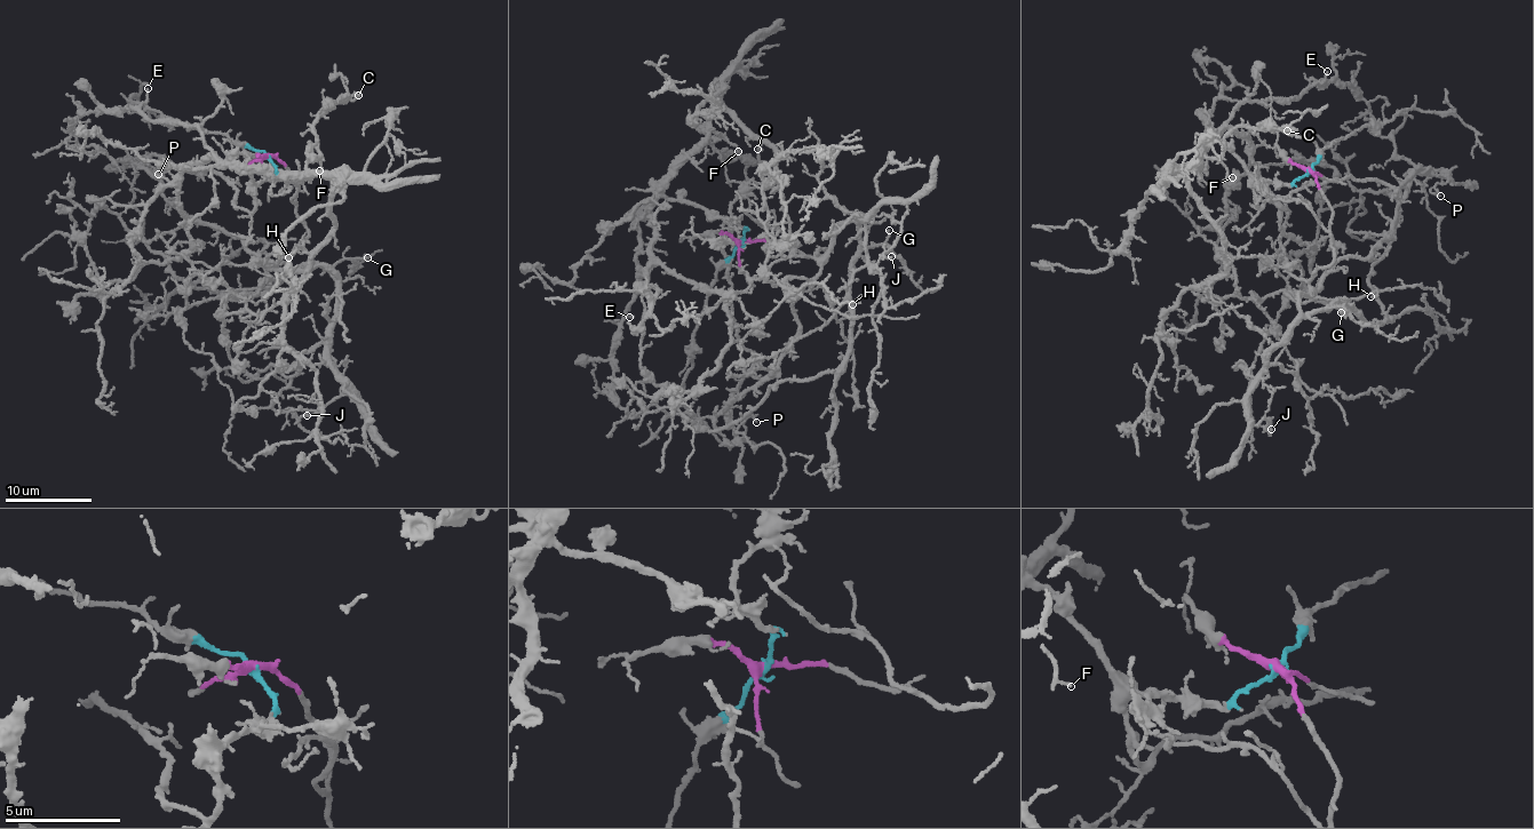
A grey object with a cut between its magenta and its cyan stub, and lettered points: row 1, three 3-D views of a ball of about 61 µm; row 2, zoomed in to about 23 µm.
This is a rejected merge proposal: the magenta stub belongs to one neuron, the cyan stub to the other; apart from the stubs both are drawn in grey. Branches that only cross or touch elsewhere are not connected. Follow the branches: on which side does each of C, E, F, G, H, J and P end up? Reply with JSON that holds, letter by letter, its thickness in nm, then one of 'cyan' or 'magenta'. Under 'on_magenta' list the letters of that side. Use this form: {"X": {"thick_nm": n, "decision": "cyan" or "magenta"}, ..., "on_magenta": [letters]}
{"C": {"thick_nm": 140, "decision": "cyan"}, "E": {"thick_nm": 120, "decision": "cyan"}, "F": {"thick_nm": 140, "decision": "cyan"}, "G": {"thick_nm": 140, "decision": "magenta"}, "H": {"thick_nm": 110, "decision": "cyan"}, "J": {"thick_nm": 130, "decision": "magenta"}, "P": {"thick_nm": 120, "decision": "cyan"}, "on_magenta": ["G", "J"]}

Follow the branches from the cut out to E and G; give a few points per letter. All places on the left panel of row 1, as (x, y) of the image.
E: (267, 156), (275, 166), (273, 175), (257, 184), (241, 168), (216, 158), (198, 128), (142, 113), (148, 88)
G: (267, 156), (294, 182), (295, 213), (307, 226), (287, 264), (323, 266), (338, 279), (336, 261), (367, 257)

